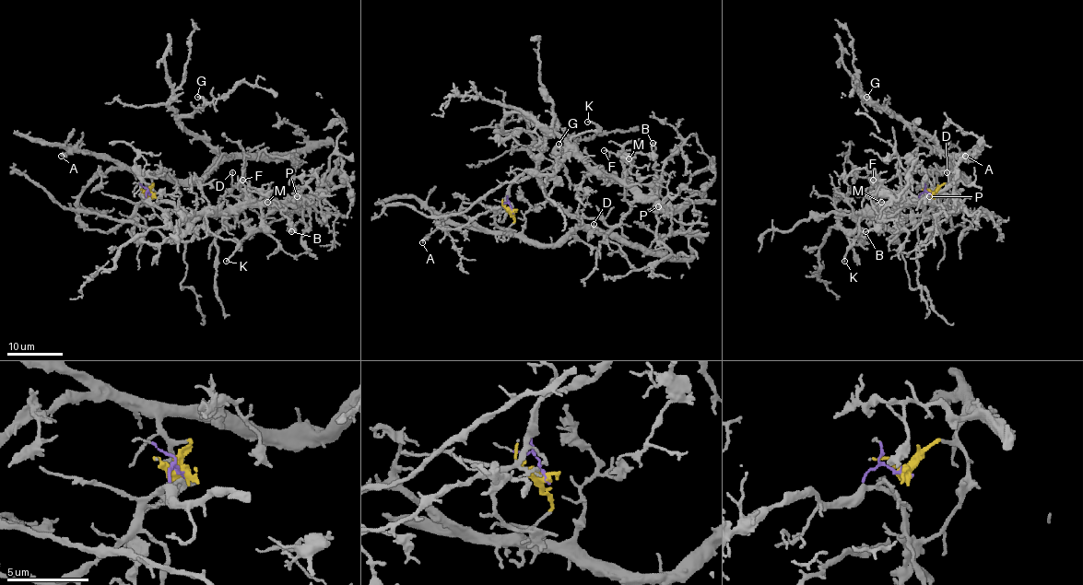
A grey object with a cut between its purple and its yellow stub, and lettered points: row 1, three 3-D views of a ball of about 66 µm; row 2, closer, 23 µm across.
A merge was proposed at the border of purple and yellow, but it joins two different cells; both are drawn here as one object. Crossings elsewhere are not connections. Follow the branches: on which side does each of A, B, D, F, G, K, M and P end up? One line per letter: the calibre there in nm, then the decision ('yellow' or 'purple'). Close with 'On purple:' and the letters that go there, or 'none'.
A: calibre 220 nm; yellow
B: calibre 160 nm; purple
D: calibre 140 nm; yellow
F: calibre 140 nm; purple
G: calibre 160 nm; yellow
K: calibre 140 nm; purple
M: calibre 140 nm; purple
P: calibre 120 nm; purple
On purple: B, F, K, M, P

